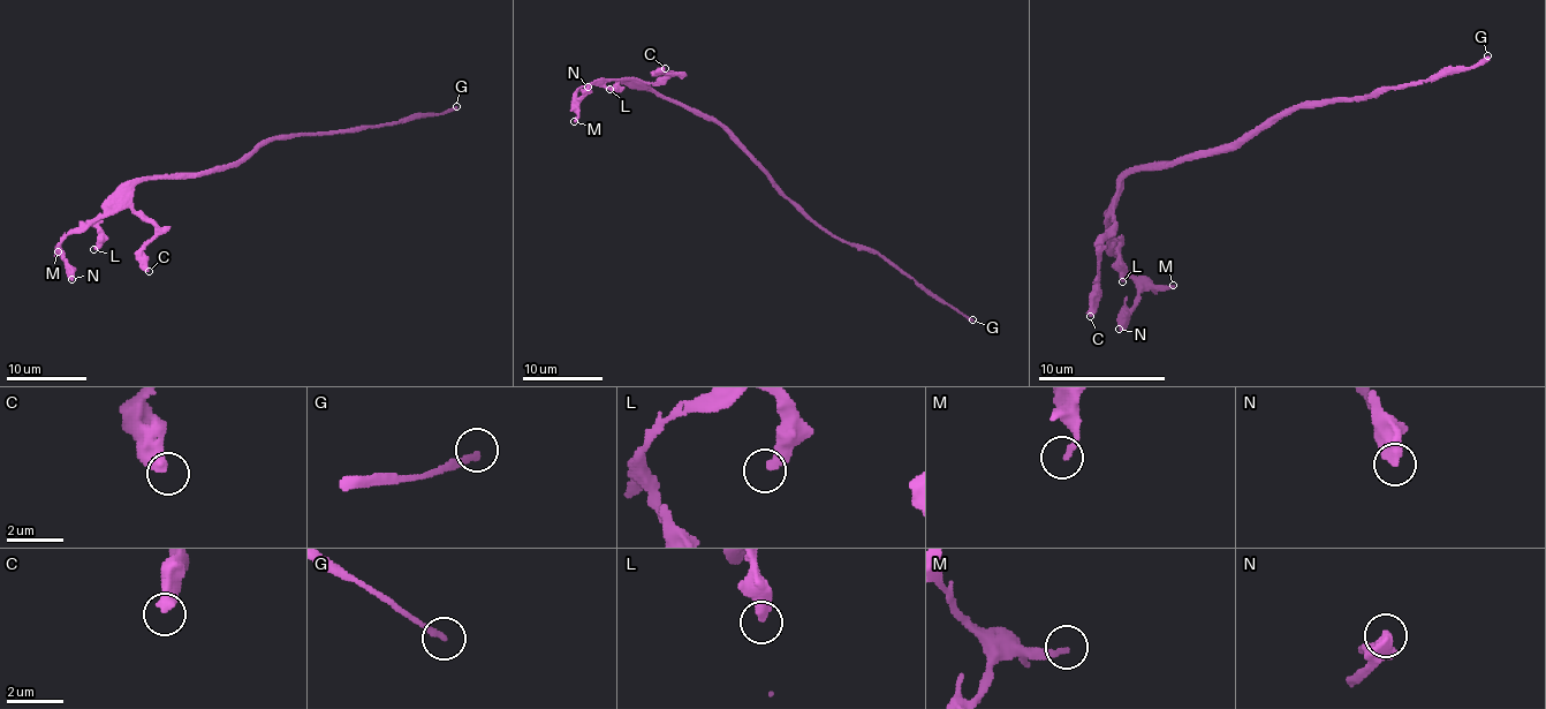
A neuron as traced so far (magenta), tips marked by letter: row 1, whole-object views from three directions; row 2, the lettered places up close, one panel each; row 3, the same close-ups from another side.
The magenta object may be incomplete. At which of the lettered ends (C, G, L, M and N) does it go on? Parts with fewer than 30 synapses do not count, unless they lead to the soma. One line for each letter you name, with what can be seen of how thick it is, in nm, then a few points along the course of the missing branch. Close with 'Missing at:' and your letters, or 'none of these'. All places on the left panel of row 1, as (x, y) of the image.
G: 200 nm thick
Missing at: G

